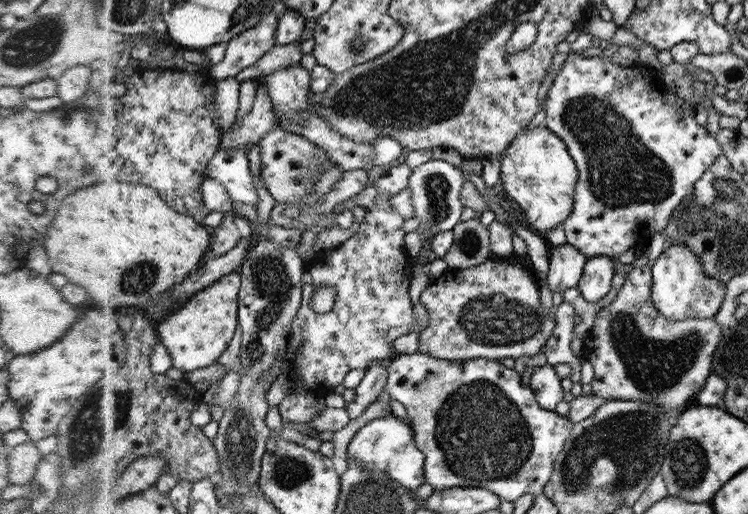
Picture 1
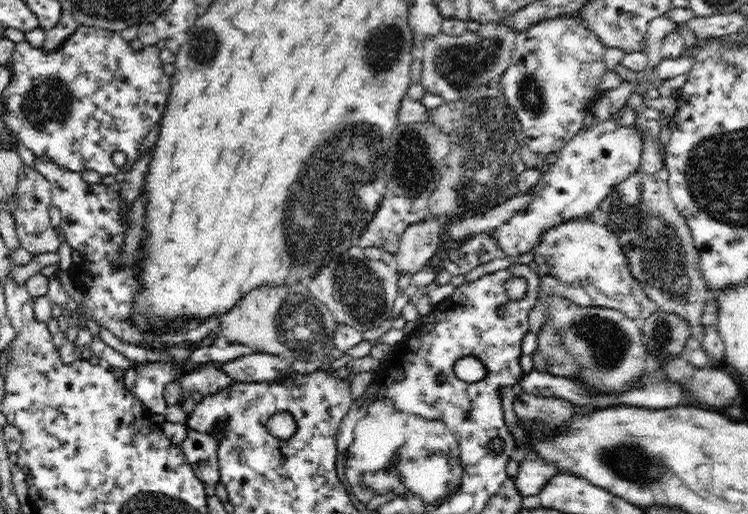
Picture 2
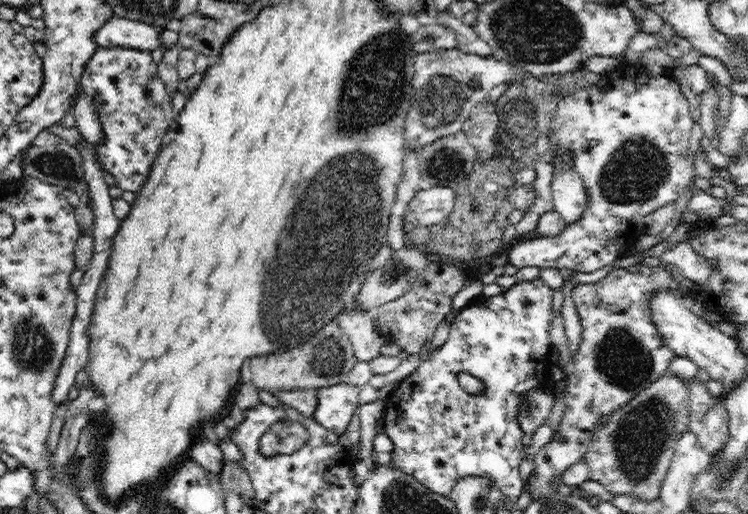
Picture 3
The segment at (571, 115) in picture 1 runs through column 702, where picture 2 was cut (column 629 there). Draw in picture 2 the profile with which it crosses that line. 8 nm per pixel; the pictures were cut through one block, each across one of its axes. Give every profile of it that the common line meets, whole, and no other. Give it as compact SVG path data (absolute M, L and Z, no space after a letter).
M612 119L596 123L594 128L578 131L560 150L558 161L538 167L544 179L542 190L534 194L528 208L516 212L501 231L489 234L506 256L532 252L549 228L570 219L588 219L601 202L613 194L614 187L642 166L642 138L634 128L616 126Z

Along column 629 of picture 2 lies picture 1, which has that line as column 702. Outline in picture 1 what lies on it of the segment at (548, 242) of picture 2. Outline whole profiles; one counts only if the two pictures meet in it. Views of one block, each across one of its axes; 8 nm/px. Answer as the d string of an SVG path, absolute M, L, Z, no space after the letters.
M668 243L652 268L654 307L660 311L661 318L680 321L696 317L714 317L726 300L727 283L706 275L700 257L688 245Z

